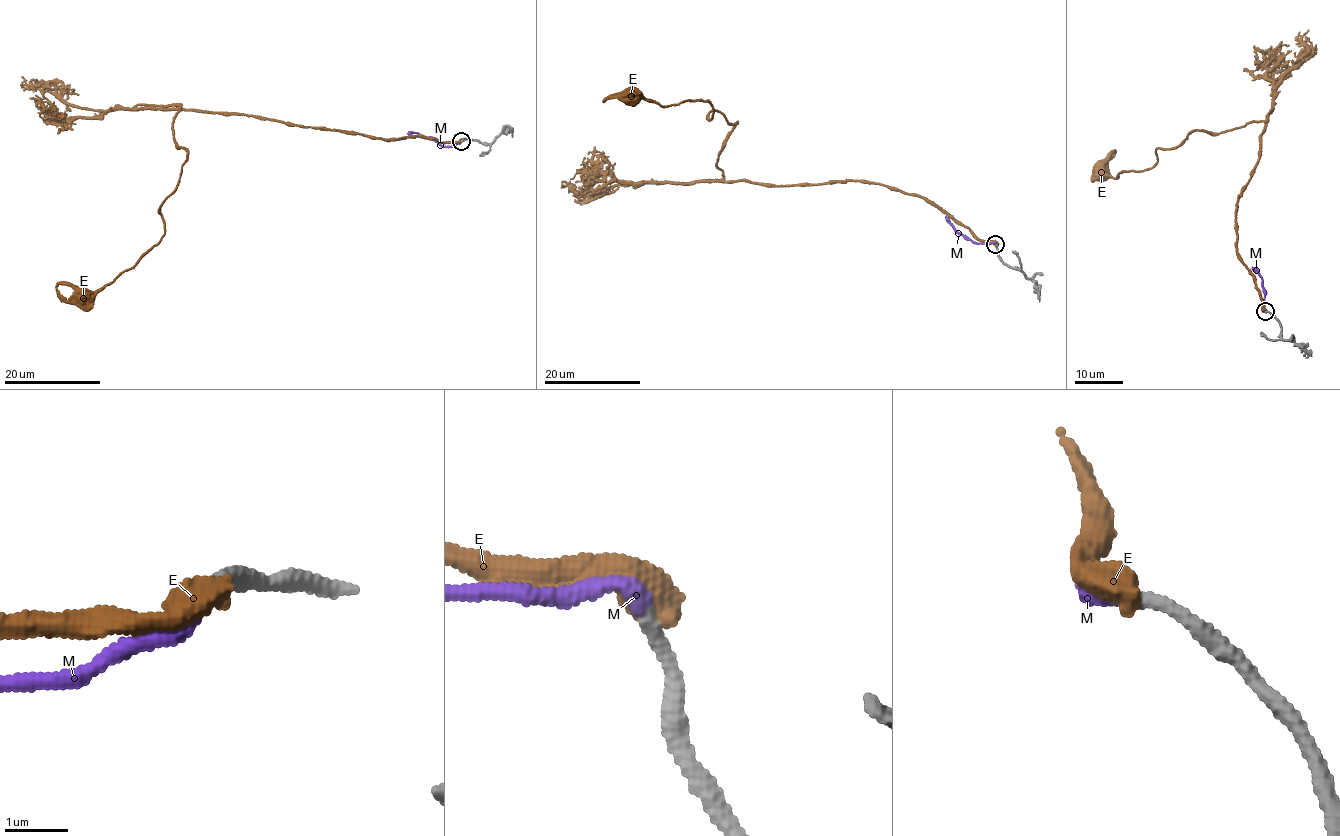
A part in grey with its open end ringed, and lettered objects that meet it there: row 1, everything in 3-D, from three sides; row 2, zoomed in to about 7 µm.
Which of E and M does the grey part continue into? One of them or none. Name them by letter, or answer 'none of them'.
M

